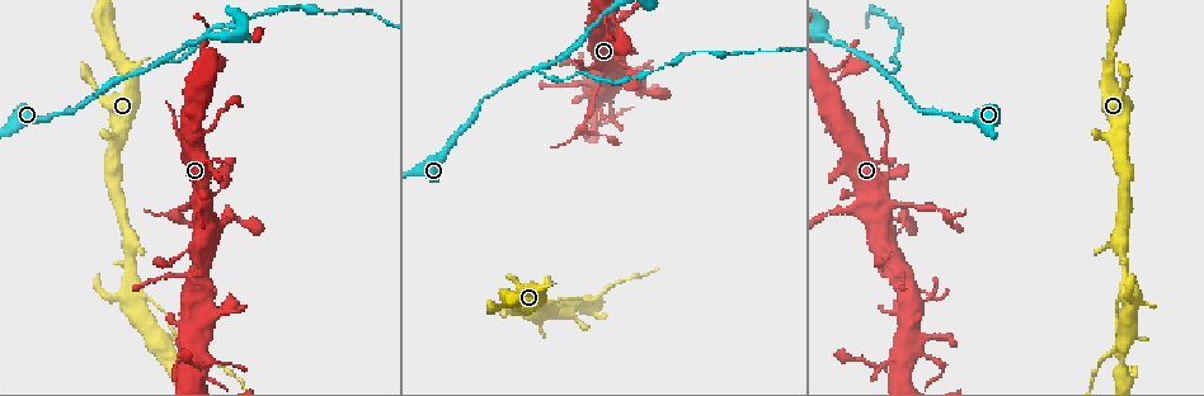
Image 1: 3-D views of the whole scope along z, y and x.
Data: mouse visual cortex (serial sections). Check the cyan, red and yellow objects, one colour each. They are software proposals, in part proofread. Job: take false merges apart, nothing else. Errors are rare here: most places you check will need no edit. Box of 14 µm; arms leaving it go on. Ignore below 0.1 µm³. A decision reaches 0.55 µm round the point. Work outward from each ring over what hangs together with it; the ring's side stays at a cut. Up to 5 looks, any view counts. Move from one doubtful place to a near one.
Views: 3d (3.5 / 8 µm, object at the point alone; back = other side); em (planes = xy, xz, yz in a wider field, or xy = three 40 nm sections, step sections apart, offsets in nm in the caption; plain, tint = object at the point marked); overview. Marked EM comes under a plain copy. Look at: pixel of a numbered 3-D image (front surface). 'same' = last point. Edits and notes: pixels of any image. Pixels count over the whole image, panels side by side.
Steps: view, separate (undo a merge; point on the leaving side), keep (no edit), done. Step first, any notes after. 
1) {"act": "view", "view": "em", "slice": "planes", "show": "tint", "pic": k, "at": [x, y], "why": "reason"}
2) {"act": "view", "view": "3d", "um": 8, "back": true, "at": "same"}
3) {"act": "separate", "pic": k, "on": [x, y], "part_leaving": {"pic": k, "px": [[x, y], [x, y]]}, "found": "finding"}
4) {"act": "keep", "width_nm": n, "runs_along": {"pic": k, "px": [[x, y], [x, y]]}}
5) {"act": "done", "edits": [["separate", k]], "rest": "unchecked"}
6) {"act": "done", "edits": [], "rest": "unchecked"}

{"act": "view", "view": "3d", "um": 3.5, "pic": 1, "at": [132, 76], "why": "three-way junction"}

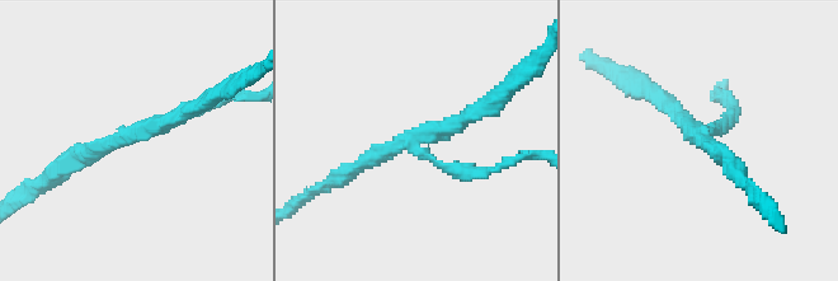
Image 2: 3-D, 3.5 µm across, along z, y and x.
{"act": "view", "view": "em", "slice": "xy", "step": 1, "show": "tint", "pic": 2, "at": [408, 142], "arms": 3, "arm_widths_nm": [200, 200, 200], "why": "need the tissue"}

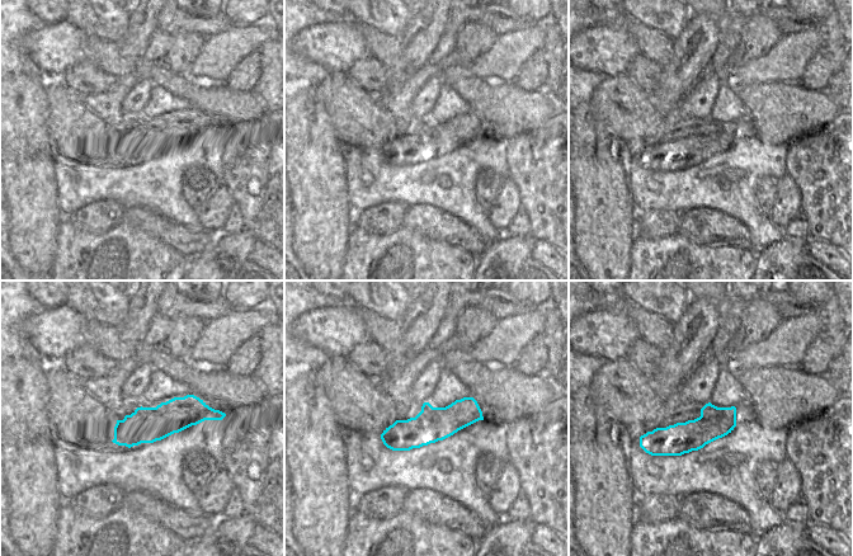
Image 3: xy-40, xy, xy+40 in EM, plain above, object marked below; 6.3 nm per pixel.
{"act": "separate", "pic": 2, "on": [456, 165], "part_leaving": {"pic": 2, "px": [[418, 148], [465, 174], [523, 155]]}, "found": "a second cell is stuck on"}

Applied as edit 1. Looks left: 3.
{"act": "view", "view": "3d", "um": 3.5, "pic": 1, "at": [885, 205], "why": "abrupt turn"}

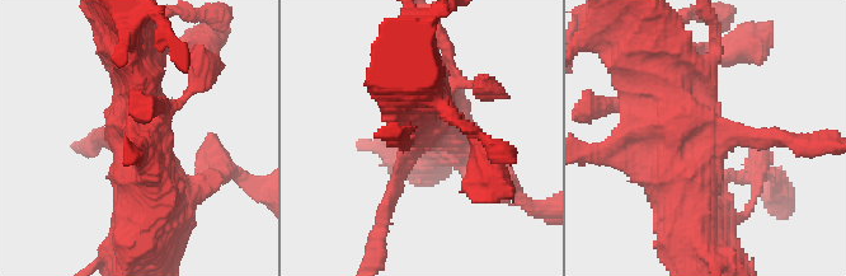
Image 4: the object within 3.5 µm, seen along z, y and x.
{"act": "view", "view": "em", "slice": "xy", "step": 5, "show": "tint", "pic": 4, "at": [702, 131], "why": "now the EM"}

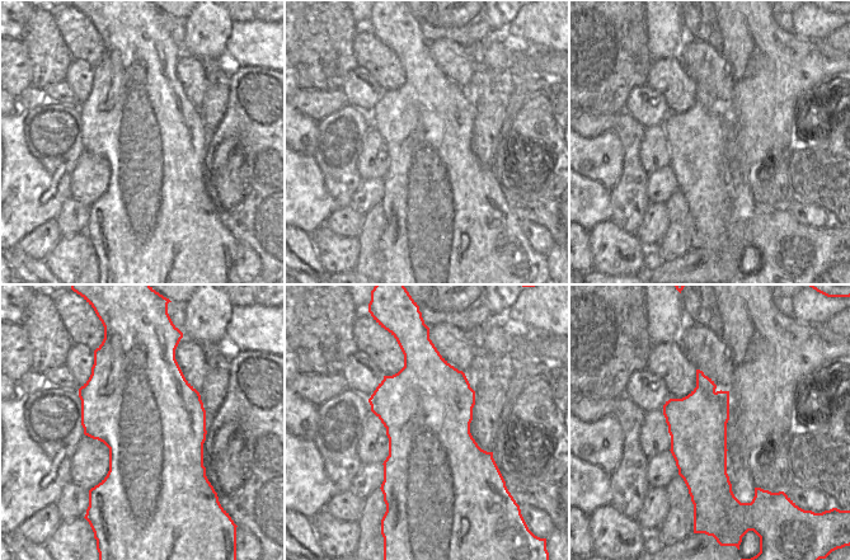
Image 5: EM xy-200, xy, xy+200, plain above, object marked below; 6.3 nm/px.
{"act": "keep", "runs_along": {"pic": 4, "px": [[654, 46], [671, 85], [687, 214]]}, "found": "all the same cell"}

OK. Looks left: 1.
{"act": "done", "edits": [["separate", 2]], "rest": "unchecked"}

